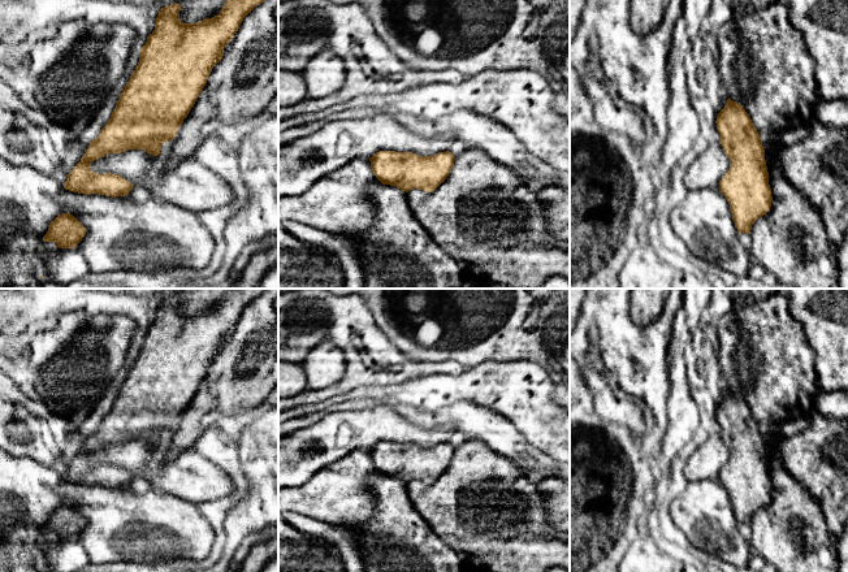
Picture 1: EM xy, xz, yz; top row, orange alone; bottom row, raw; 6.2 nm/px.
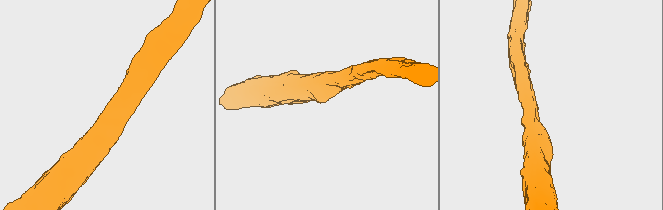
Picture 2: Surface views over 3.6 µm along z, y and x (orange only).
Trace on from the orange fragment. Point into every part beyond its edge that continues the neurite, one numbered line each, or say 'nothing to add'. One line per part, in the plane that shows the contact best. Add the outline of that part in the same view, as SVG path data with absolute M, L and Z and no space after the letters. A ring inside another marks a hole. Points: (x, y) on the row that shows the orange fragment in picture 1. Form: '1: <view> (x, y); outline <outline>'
nothing to add

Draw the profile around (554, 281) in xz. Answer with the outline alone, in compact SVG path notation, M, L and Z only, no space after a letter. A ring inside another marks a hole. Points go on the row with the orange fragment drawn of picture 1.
M562 276L546 278L537 289L570 289L570 280Z

